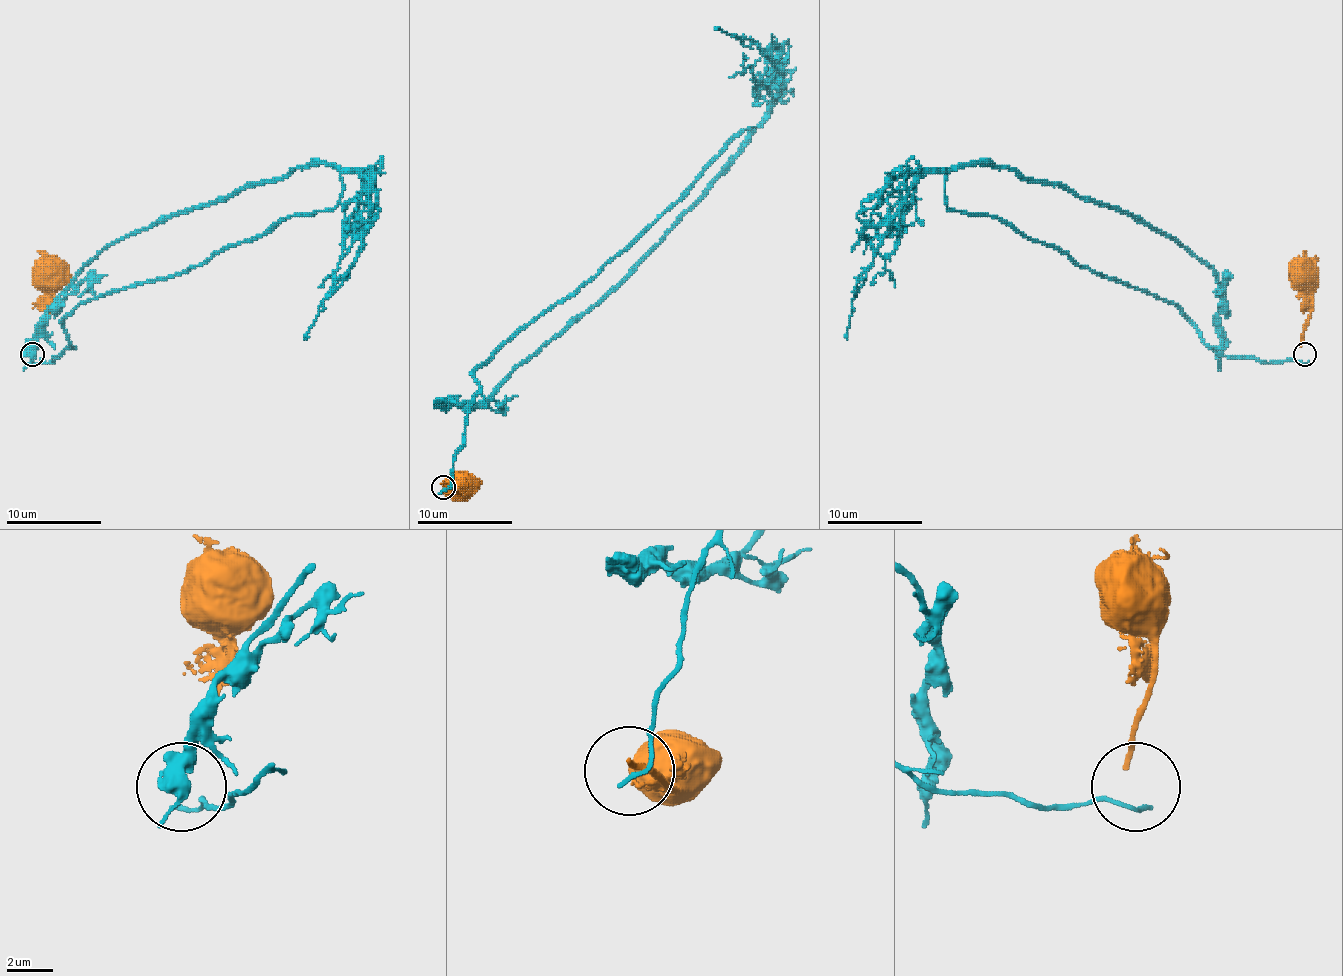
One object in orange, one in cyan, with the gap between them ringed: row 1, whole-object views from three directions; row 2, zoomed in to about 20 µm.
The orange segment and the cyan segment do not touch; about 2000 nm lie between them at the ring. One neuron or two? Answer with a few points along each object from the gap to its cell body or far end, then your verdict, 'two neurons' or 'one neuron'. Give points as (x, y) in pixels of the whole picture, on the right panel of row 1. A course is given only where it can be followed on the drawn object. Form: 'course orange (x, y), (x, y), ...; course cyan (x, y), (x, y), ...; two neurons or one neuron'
course orange (1301, 346), (1311, 315), (1311, 289), (1301, 272); course cyan (1308, 360), (1220, 356), (1170, 301), (951, 211), (944, 177), (1008, 165), (1180, 241), (1218, 282), (1218, 370); two neurons

